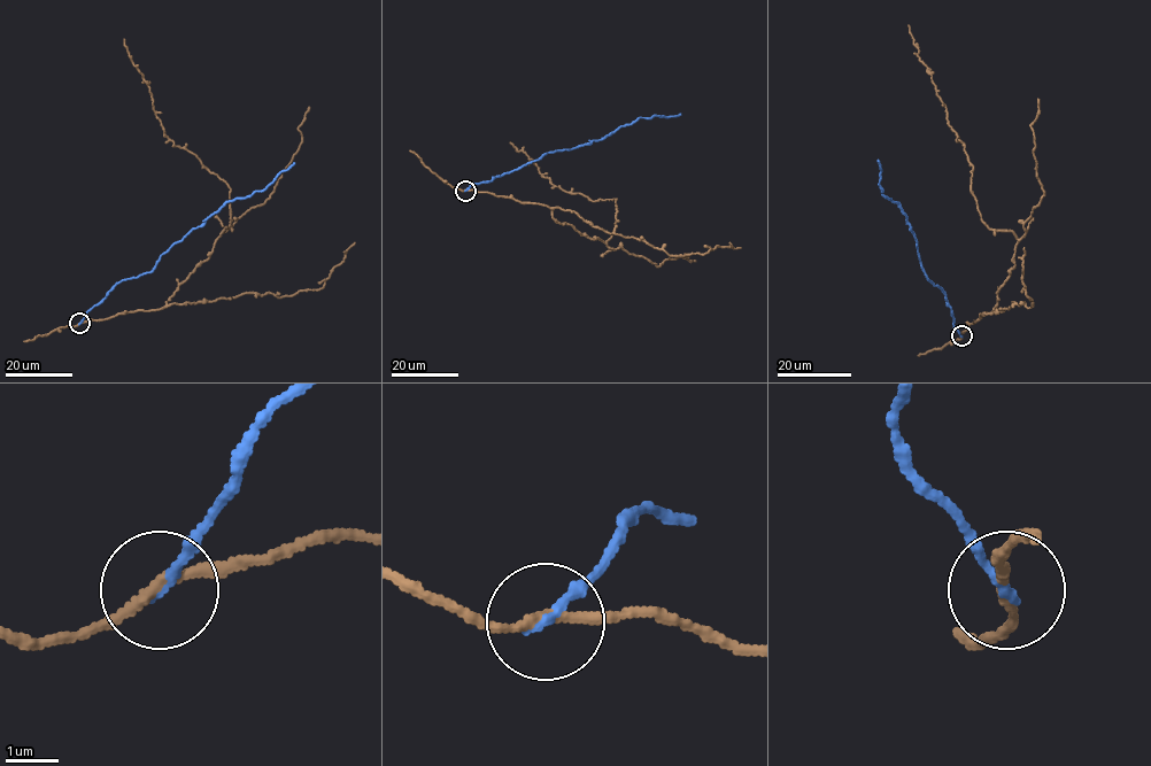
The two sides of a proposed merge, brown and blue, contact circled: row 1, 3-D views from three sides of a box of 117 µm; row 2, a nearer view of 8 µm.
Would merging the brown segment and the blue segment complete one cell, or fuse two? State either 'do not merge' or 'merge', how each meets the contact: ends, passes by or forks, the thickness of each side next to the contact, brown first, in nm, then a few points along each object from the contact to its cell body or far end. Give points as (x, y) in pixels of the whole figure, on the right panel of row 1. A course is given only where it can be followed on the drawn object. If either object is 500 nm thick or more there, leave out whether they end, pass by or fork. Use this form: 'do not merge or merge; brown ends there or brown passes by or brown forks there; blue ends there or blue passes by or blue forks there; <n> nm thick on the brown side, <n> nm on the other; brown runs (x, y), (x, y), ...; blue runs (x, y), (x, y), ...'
do not merge; brown passes by; blue ends there; 200 nm thick on the brown side, 180 nm on the other; brown runs (962, 335), (997, 303), (1018, 240), (981, 221), (973, 165), (909, 24); blue runs (962, 335), (952, 324), (952, 310), (942, 288), (928, 279), (905, 214), (882, 193), (877, 161)

